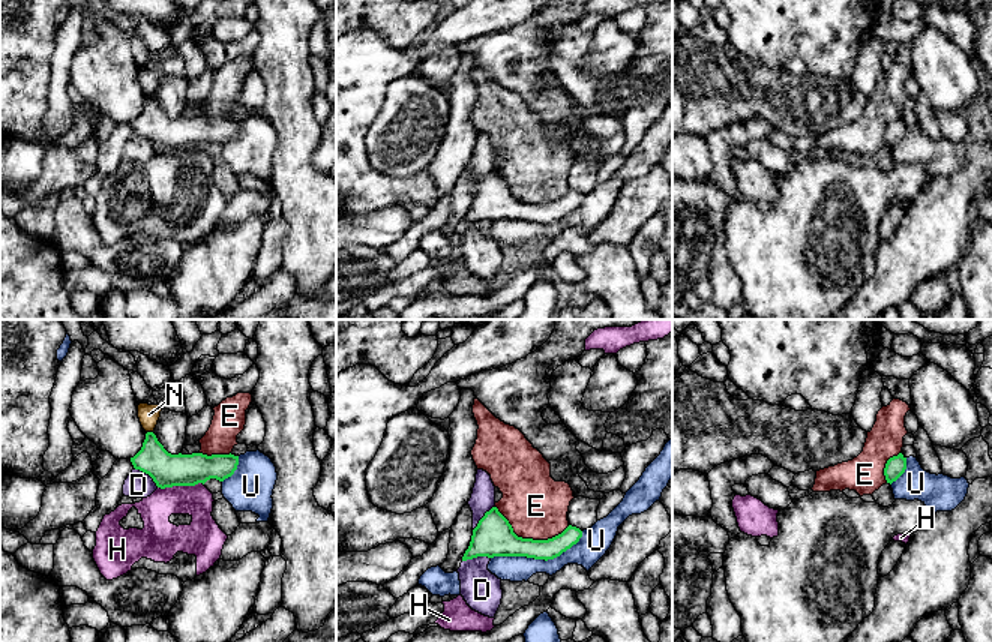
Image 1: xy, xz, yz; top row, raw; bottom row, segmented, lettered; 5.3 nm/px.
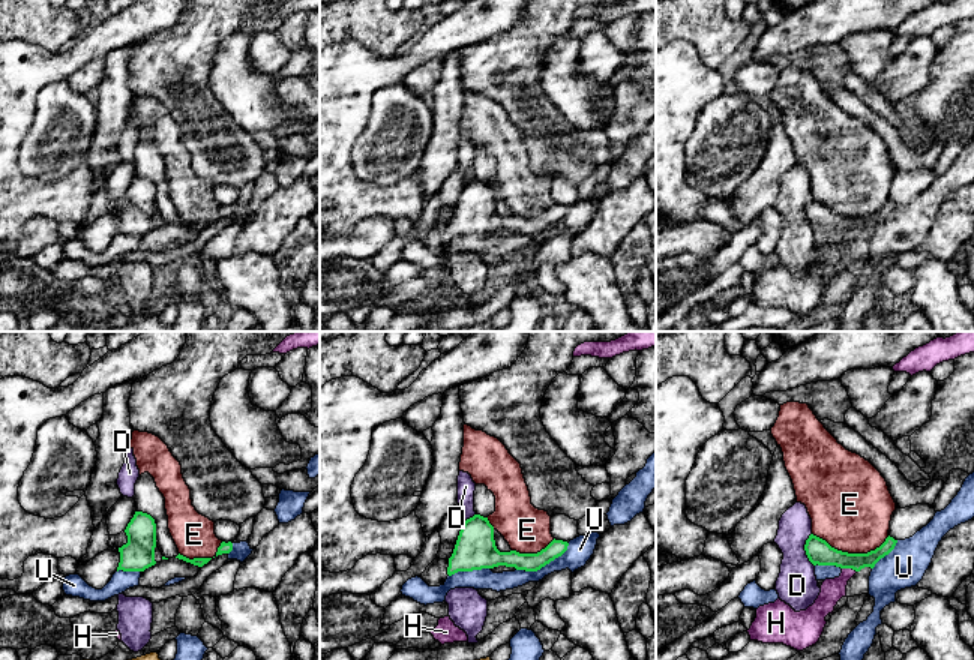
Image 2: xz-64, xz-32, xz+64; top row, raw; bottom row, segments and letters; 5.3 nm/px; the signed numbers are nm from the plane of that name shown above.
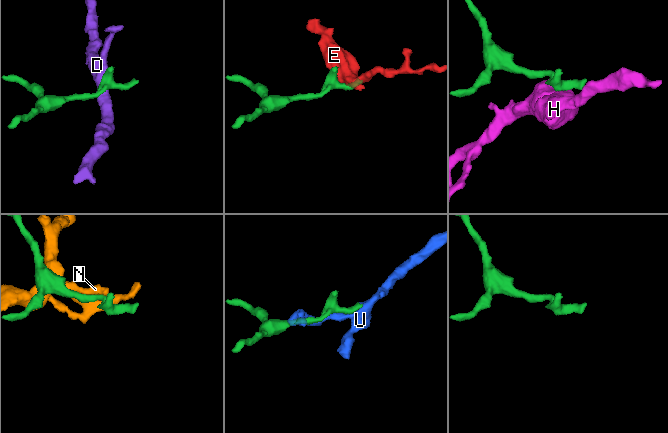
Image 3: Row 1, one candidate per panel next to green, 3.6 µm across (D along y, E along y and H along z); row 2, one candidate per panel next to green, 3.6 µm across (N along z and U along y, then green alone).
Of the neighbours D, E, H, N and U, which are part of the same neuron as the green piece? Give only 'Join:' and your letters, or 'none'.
Join: none

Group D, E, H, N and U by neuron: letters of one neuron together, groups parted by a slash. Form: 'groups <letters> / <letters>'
groups D / E / H / N / U

